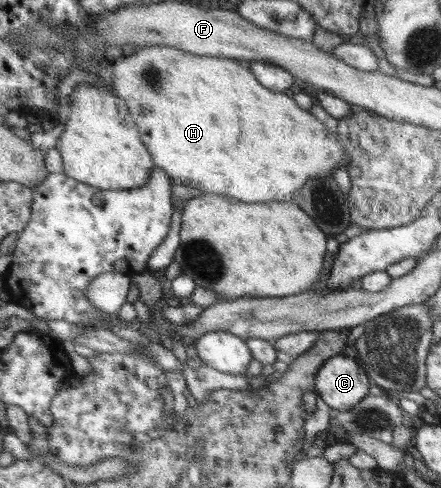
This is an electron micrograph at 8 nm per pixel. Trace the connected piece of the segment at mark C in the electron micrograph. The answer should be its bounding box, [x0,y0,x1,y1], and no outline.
[314,358,371,411]

